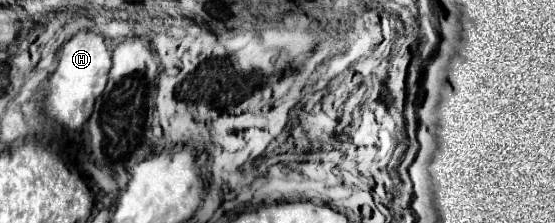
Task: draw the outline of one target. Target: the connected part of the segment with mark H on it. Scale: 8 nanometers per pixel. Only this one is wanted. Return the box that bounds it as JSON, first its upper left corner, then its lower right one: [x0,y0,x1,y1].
[43,30,111,130]

